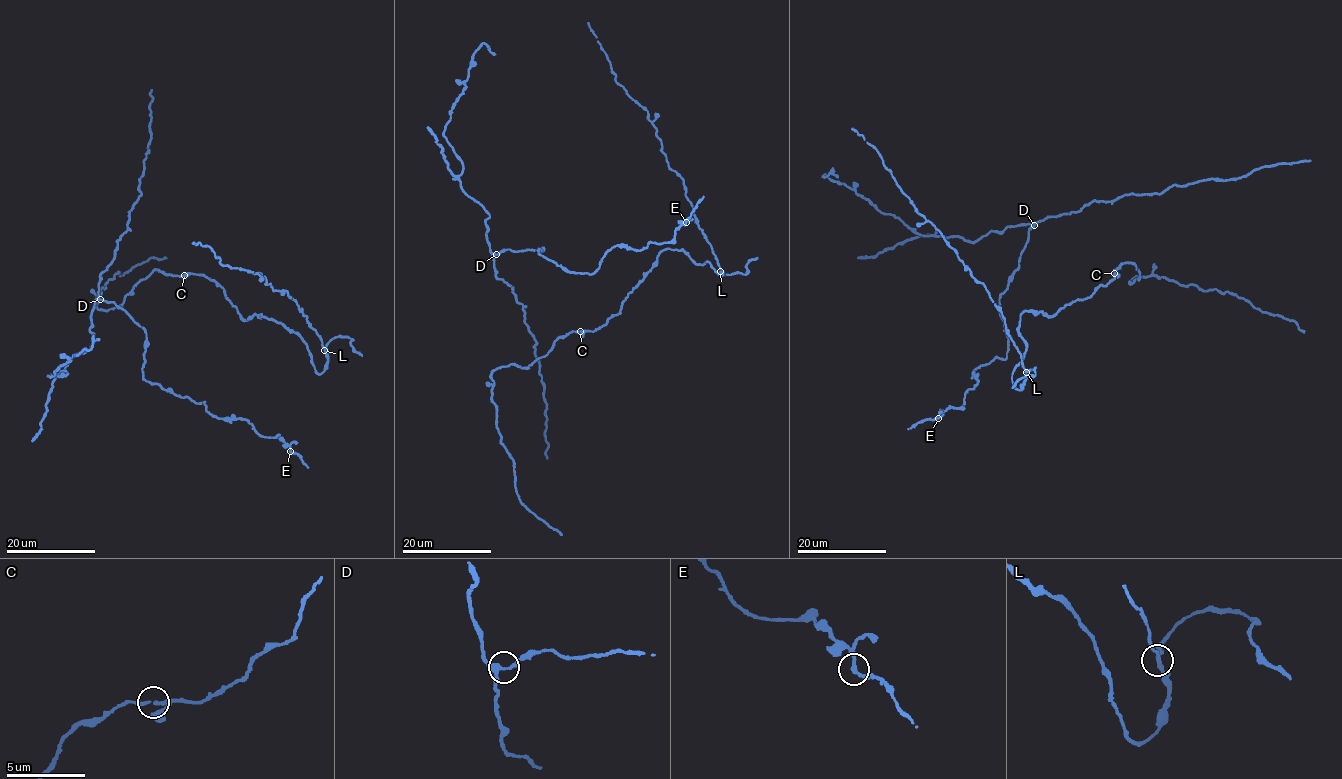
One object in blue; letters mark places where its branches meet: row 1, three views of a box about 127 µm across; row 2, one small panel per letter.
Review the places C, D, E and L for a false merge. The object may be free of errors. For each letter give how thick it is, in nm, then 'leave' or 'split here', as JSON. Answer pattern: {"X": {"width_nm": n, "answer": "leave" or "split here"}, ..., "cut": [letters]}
{"C": {"width_nm": 160, "answer": "leave"}, "D": {"width_nm": 200, "answer": "leave"}, "E": {"width_nm": 190, "answer": "leave"}, "L": {"width_nm": 200, "answer": "split here"}, "cut": ["L"]}

